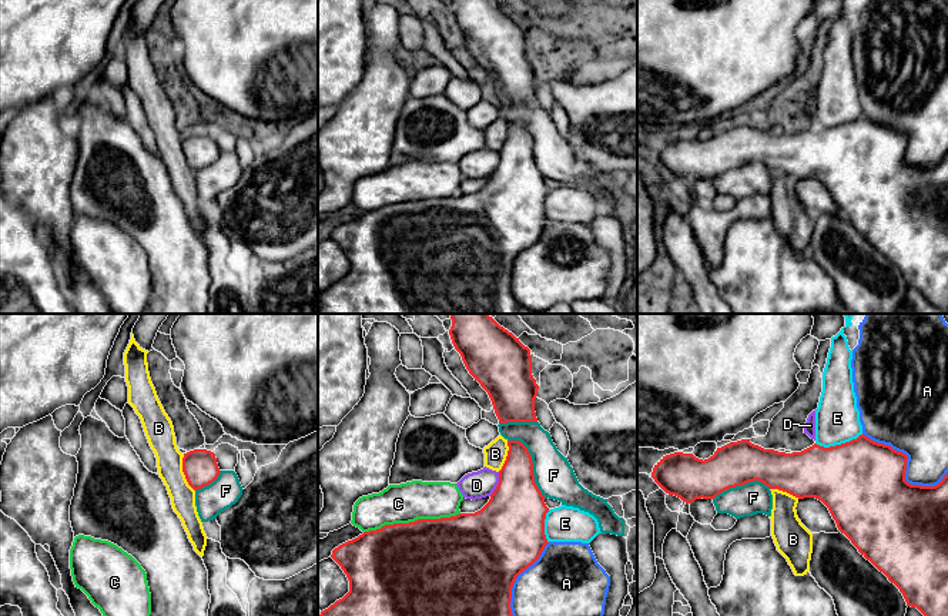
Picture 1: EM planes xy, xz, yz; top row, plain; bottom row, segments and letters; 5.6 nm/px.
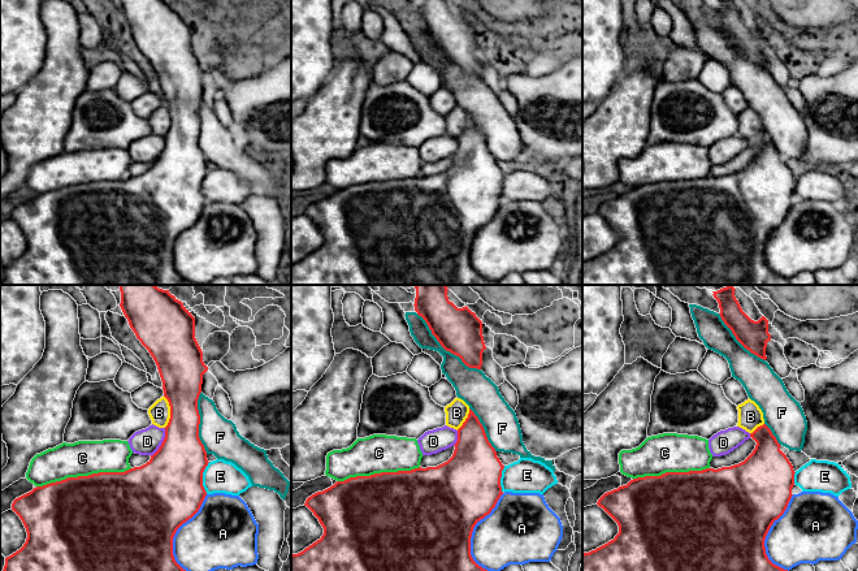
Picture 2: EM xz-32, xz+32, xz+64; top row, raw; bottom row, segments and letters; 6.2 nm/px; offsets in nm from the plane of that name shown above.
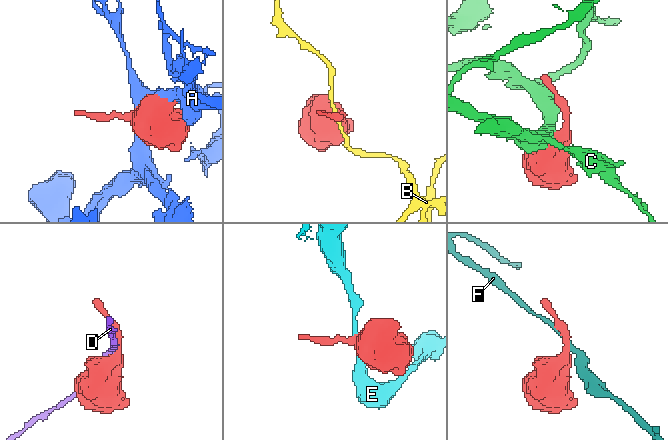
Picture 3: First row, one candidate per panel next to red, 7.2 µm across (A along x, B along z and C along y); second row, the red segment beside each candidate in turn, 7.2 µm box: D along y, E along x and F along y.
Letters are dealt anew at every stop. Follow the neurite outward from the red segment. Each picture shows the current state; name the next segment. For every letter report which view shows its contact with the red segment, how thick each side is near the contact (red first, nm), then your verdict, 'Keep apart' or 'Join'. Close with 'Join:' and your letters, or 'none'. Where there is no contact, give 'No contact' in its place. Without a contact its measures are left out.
A: Touches red in yz. Thickness 460 nm (red) against 360 nm. Keep apart
B: Touches red in xy. Thickness 200 nm (red) against 160 nm. Keep apart
C: Touches red in xz. Thickness 500 nm (red) against 220 nm. Keep apart
D: Touches red in xz. Thickness 380 nm (red) against 160 nm. Keep apart
E: Touches red in yz. Thickness 480 nm (red) against 260 nm. Keep apart
F: Touches red in xz. Thickness 300 nm (red) against 220 nm. Keep apart
Join: none

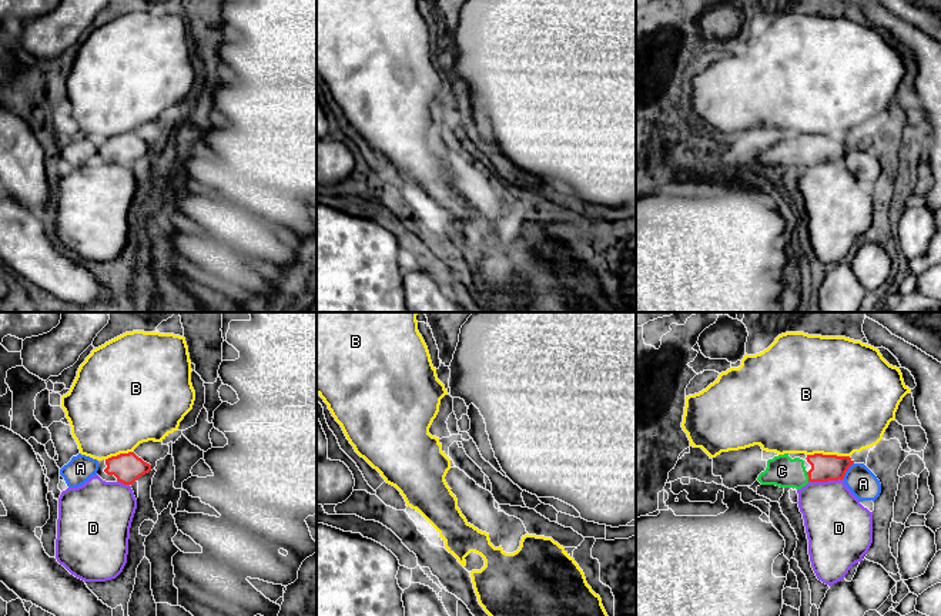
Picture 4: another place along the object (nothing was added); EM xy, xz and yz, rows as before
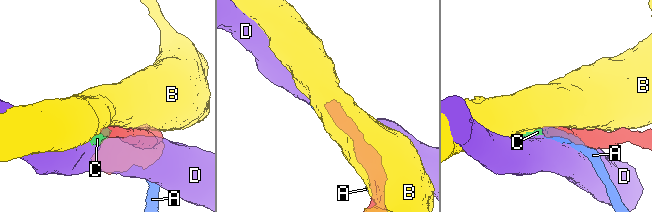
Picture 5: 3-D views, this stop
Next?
A: Touches red in yz. Thickness 150 nm (red) against 160 nm. Keep apart
B: Touches red in yz. Thickness 150 nm (red) against 500 nm. Keep apart
C: Touches red in yz. Thickness 150 nm (red) against 180 nm. Join
D: Touches red in yz. Thickness 150 nm (red) against 360 nm. Keep apart
Join: C

